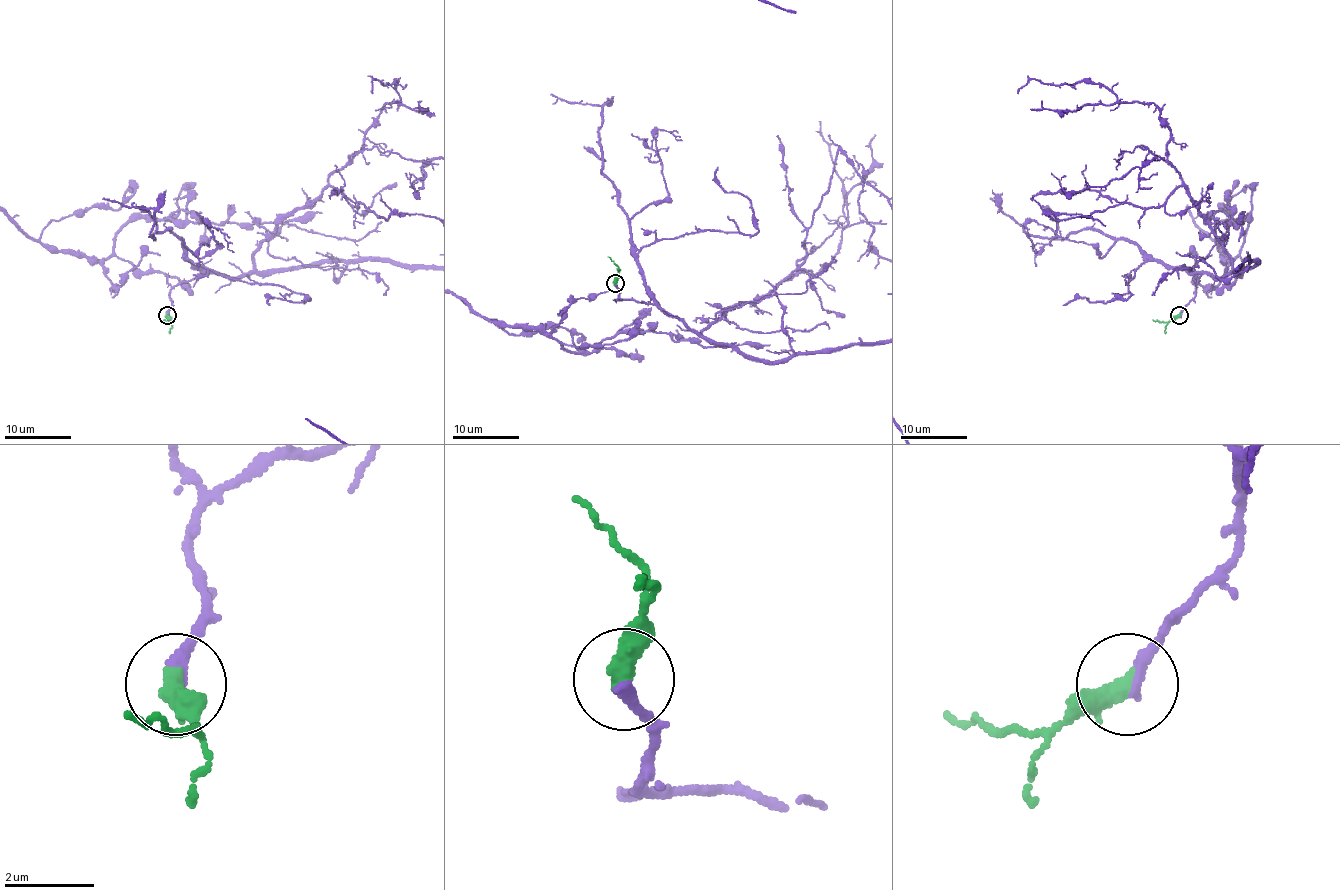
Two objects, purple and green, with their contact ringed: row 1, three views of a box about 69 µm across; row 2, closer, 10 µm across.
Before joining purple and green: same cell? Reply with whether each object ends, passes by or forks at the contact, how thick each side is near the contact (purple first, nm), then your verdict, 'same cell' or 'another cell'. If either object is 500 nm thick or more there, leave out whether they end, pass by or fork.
purple ends there; green ends there; 320 nm thick on the purple side, 480 nm on the other; same cell

